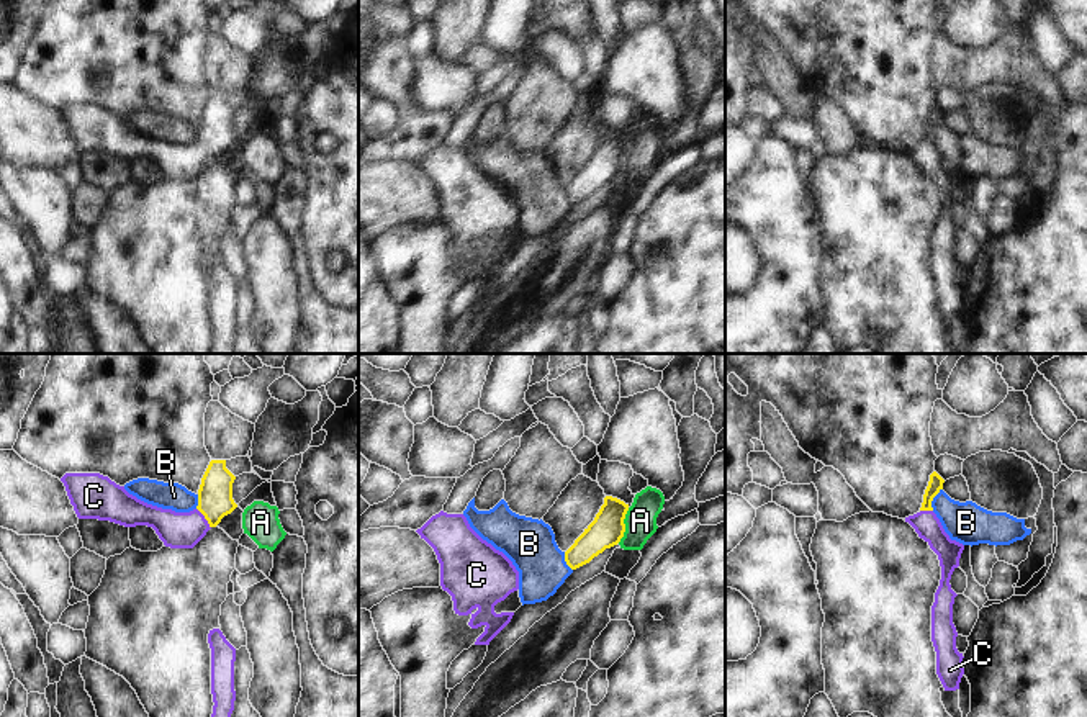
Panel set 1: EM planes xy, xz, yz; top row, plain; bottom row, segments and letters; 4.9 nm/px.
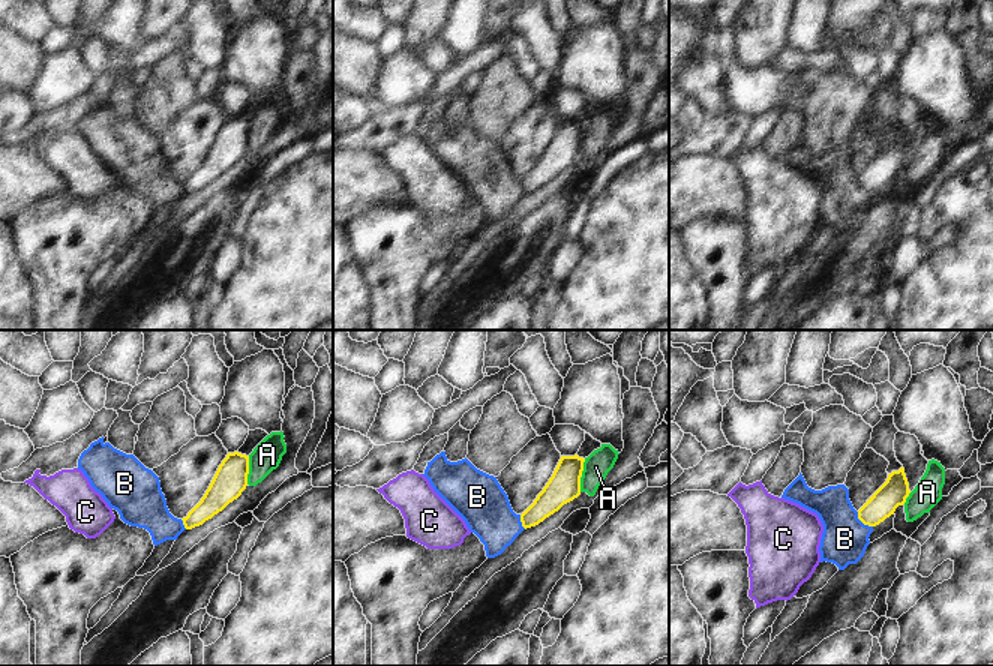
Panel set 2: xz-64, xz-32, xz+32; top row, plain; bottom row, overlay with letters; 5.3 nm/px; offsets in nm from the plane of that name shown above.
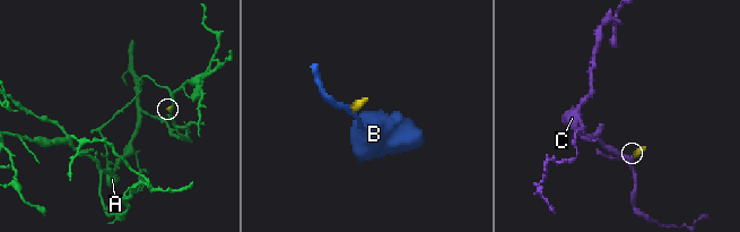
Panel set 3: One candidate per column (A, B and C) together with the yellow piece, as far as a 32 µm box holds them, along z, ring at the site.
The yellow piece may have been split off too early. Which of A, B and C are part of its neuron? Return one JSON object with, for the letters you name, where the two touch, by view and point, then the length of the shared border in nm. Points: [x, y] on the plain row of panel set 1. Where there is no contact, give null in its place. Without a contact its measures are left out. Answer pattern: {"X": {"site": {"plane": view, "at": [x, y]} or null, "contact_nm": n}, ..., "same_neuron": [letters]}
{"C": {"site": {"plane": "xy", "at": [205, 151]}, "contact_nm": 120}, "same_neuron": ["C"]}

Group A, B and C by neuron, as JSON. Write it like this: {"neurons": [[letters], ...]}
{"neurons": [["A"], ["B"], ["C"]]}

